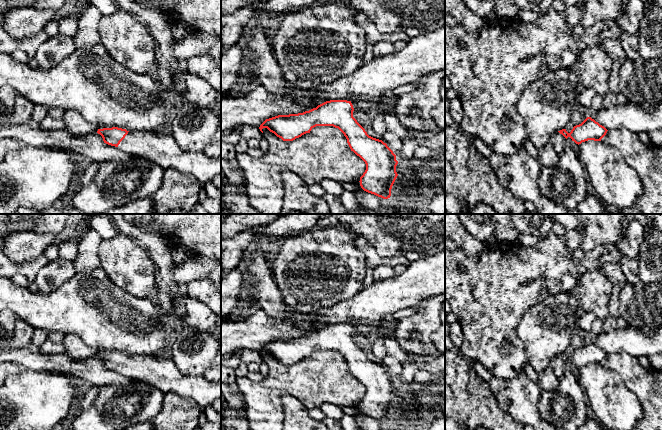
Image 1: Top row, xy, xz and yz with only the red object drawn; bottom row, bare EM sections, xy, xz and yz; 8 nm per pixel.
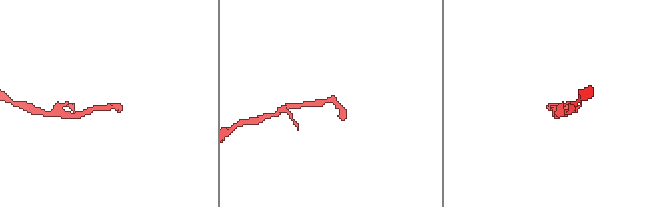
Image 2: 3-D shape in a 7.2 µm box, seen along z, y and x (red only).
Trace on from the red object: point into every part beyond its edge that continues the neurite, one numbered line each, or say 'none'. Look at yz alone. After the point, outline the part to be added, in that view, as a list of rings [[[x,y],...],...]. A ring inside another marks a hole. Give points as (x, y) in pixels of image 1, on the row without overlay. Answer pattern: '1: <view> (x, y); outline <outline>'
1: yz (558, 365); outline [[[557,356],[552,360],[550,367],[552,368],[553,372],[559,379],[563,376],[563,374],[567,370],[566,362],[559,356]]]

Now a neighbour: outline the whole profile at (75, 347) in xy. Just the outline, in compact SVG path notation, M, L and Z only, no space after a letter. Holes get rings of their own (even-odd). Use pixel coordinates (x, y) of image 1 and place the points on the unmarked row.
M66 334L61 342L65 353L74 359L84 360L98 355L97 349L87 345L79 336Z

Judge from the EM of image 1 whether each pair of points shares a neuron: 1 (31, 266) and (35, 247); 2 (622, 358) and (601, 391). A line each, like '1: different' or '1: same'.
1: different
2: different

